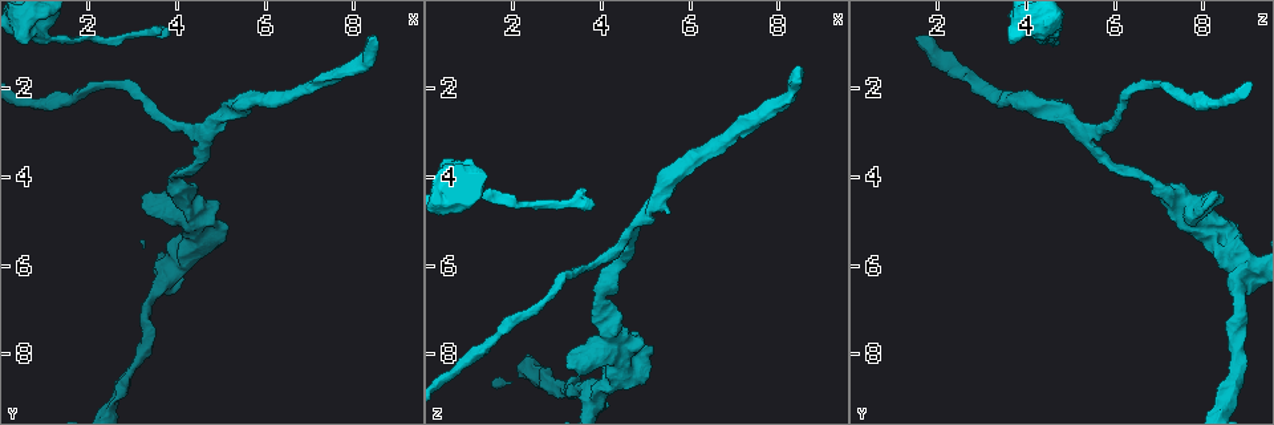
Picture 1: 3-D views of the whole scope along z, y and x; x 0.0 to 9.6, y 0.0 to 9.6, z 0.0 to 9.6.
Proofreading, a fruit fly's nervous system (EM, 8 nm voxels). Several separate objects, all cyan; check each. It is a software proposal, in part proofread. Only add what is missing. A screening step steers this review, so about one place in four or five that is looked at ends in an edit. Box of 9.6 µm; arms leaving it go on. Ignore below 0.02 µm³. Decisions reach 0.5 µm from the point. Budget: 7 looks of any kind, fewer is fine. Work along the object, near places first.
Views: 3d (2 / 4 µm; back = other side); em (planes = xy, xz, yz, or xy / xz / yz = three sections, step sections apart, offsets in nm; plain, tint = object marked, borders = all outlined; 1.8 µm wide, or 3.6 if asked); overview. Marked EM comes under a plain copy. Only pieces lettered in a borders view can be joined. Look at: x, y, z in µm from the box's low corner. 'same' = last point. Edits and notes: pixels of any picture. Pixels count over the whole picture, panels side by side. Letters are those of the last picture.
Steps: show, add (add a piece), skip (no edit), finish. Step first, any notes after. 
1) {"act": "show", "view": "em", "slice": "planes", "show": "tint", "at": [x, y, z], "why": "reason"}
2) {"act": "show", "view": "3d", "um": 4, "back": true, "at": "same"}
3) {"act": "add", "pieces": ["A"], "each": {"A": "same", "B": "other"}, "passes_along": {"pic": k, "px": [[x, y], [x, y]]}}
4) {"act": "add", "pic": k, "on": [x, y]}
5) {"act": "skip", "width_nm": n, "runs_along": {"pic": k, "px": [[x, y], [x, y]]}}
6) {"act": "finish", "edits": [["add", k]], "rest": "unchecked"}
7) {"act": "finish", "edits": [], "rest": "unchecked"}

{"act": "show", "view": "3d", "um": 4, "at": [5.10, 2.45, 4.75], "why": "thick turns thin"}

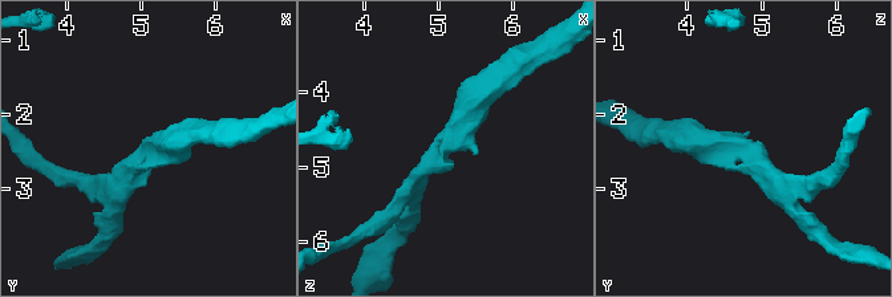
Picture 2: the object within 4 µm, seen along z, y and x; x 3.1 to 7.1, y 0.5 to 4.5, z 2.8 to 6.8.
{"act": "show", "view": "em", "slice": "yz", "step": 16, "show": "borders", "at": [5.10, 2.50, 4.70], "arm_widths_nm": [220, 380], "why": "now the EM"}

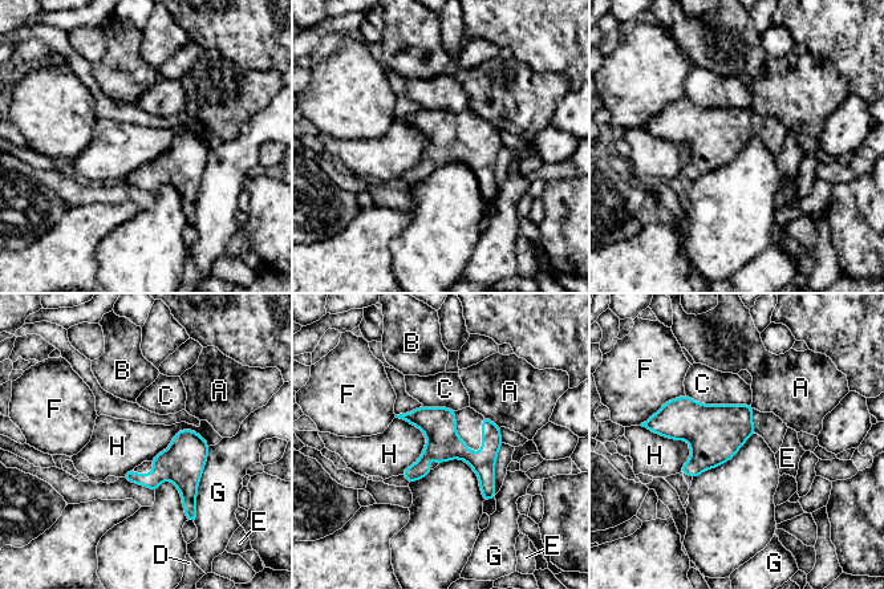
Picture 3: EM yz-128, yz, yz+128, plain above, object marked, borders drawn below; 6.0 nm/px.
{"act": "skip", "width_nm": 200, "longest_contact_nm": ["G", 440], "each": {"A": "other", "B": "other", "C": "other", "D": "other", "E": "other", "F": "other", "G": "other", "H": "other"}, "found": "no lettered piece goes on from it"}

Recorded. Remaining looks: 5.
{"act": "show", "view": "em", "slice": "planes", "show": "borders", "at": [3.85, 0.60, 4.65], "why": "an open end"}

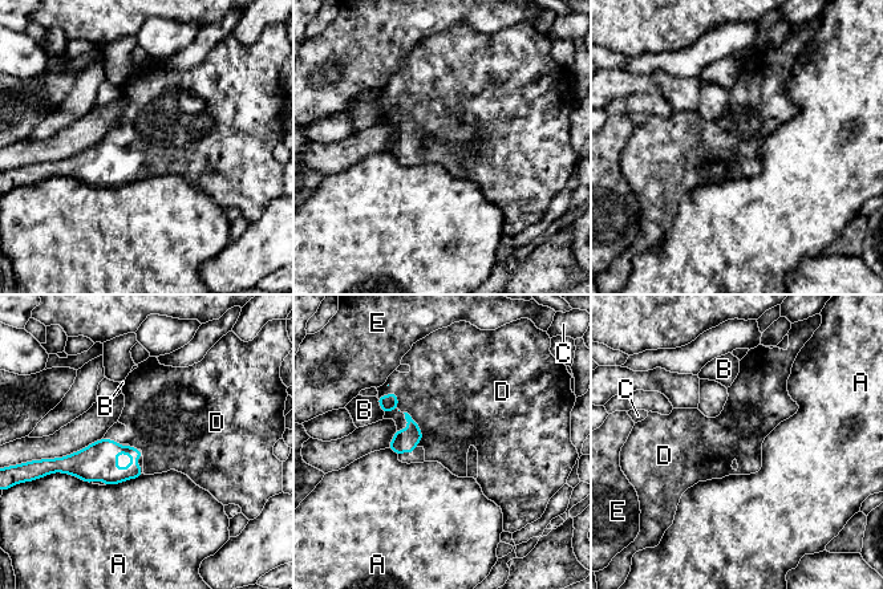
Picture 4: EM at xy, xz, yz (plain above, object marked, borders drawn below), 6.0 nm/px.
{"act": "add", "pieces": ["D"], "longest_contact_nm": ["A", 260], "each": {"A": "other", "B": "other", "C": "other", "D": "same", "E": "other"}, "passes_along": {"pic": 4, "px": [[405, 441], [420, 430], [454, 407]]}, "found": "the neuron continues"}

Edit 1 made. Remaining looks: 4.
{"act": "show", "view": "3d", "um": 4, "at": [5.15, 5.15, 7.80]}

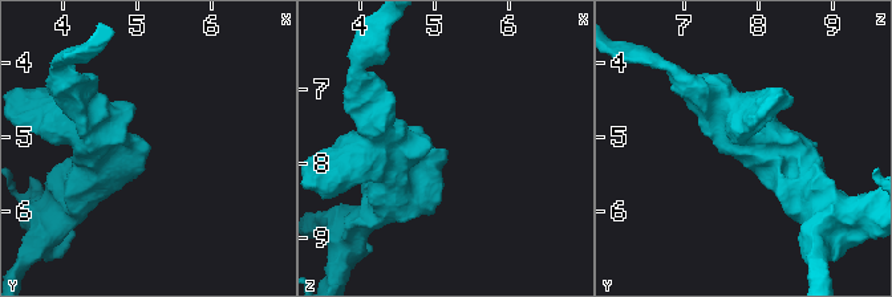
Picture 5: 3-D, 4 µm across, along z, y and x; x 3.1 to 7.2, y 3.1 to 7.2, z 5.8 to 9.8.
{"act": "show", "view": "em", "um": 3.6, "slice": "planes", "show": "borders", "at": [5.15, 5.10, 7.85]}

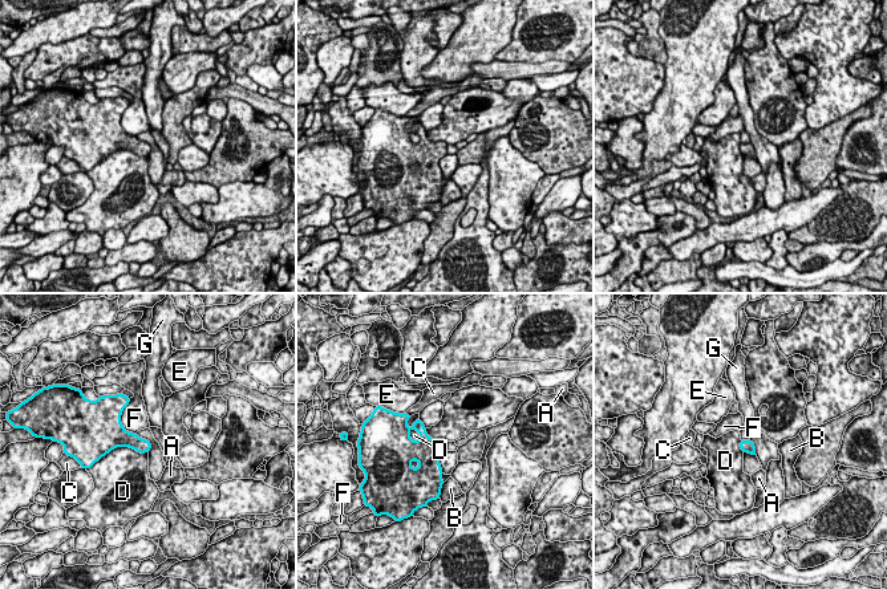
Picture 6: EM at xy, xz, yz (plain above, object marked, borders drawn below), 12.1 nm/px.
{"act": "skip", "each": {"A": "other", "B": "other", "C": "other", "D": "other", "E": "other", "F": "other", "G": "other"}, "border": {"pic": 6, "px": [[410, 415], [406, 426], [417, 442]]}, "found": "none of them fits"}

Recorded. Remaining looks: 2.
{"act": "finish", "edits": [["add", 4]], "rest": "unchecked"}

